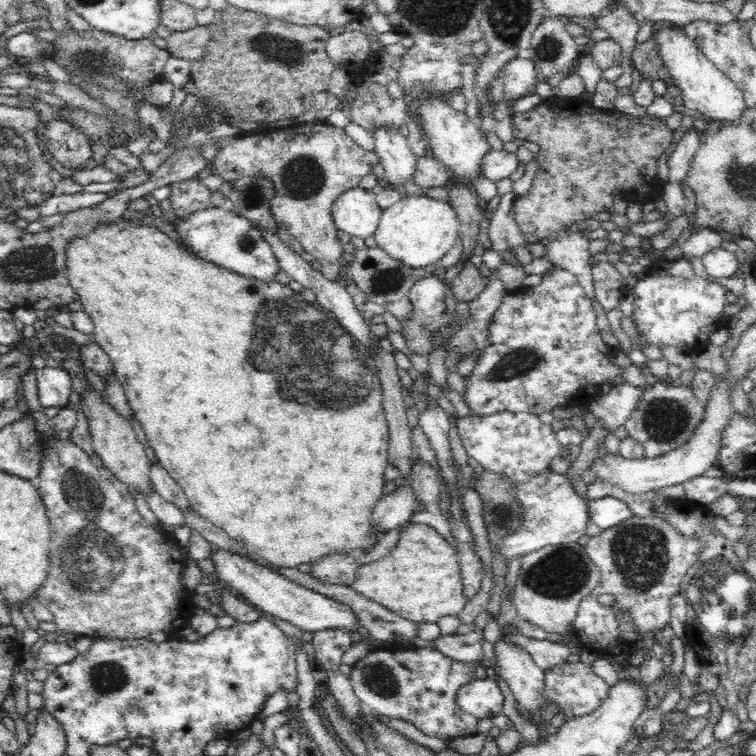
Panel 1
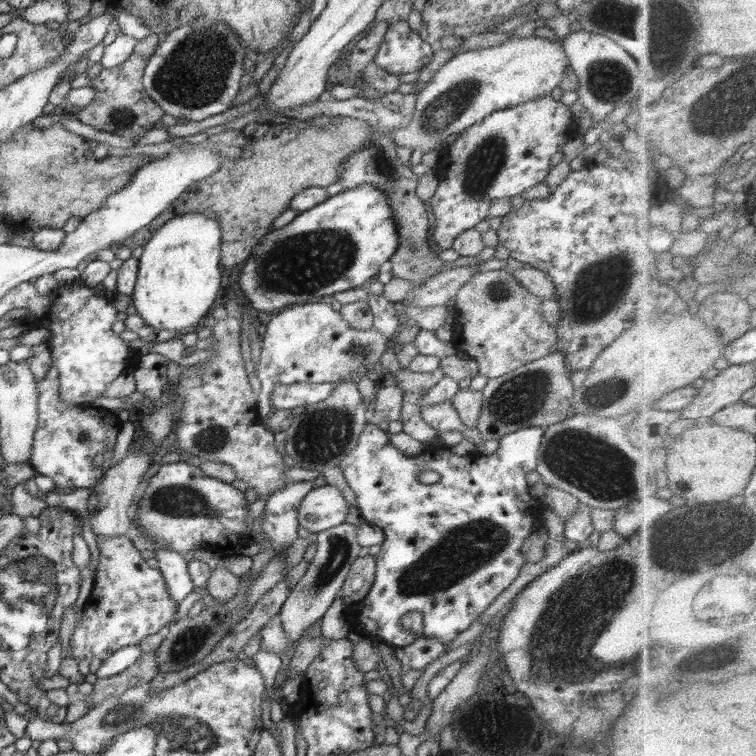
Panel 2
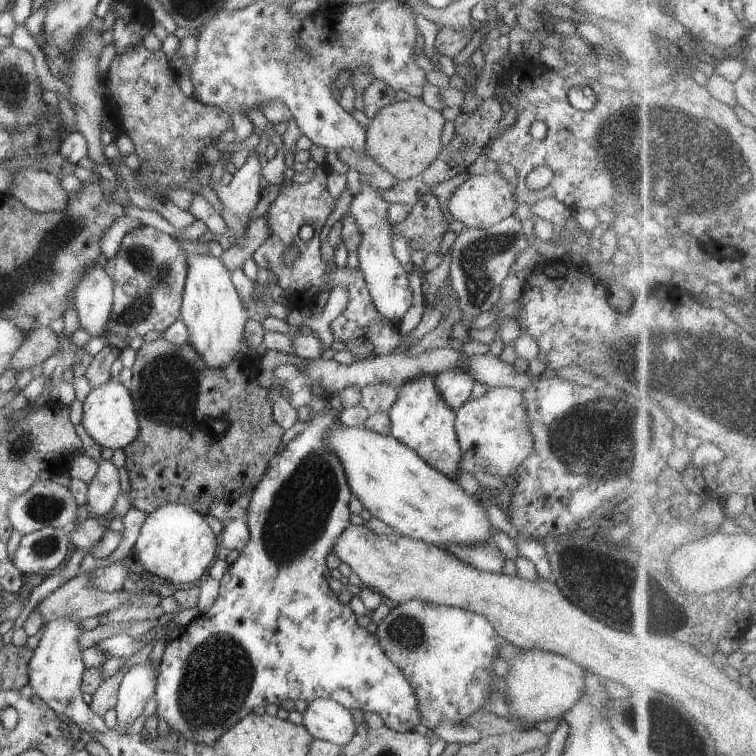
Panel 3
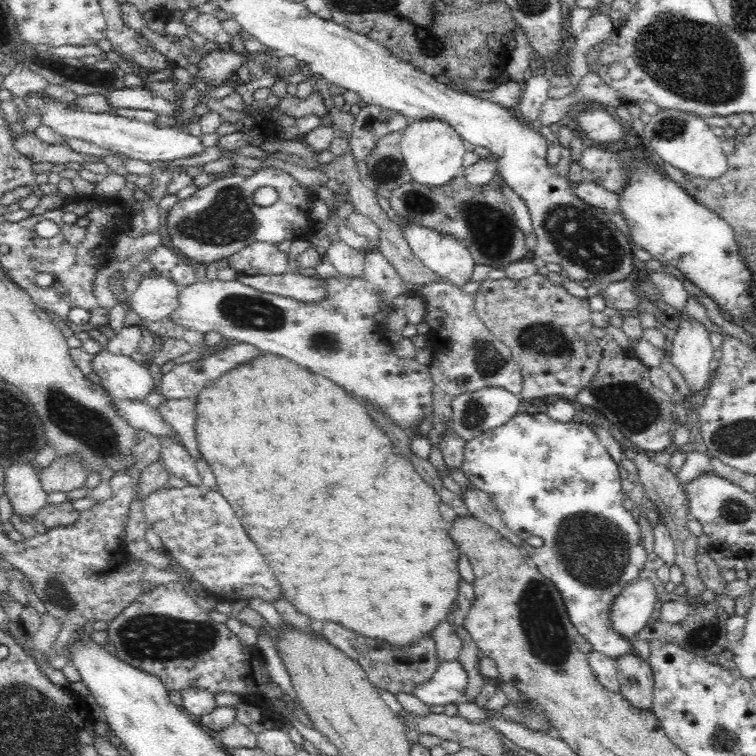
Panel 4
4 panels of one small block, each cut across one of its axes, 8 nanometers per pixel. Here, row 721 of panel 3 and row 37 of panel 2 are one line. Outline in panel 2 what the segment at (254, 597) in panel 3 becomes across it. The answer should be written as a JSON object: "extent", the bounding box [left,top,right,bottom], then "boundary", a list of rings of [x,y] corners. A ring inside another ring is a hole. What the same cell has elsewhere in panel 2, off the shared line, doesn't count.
{"extent":[142,19,434,122],"boundary":[[[406,19],[385,28],[374,64],[390,74],[408,74],[424,68],[434,56],[431,44],[410,28]],[[192,21],[165,33],[144,69],[142,84],[166,114],[196,122],[229,110],[240,92],[246,45],[224,22]]]}

